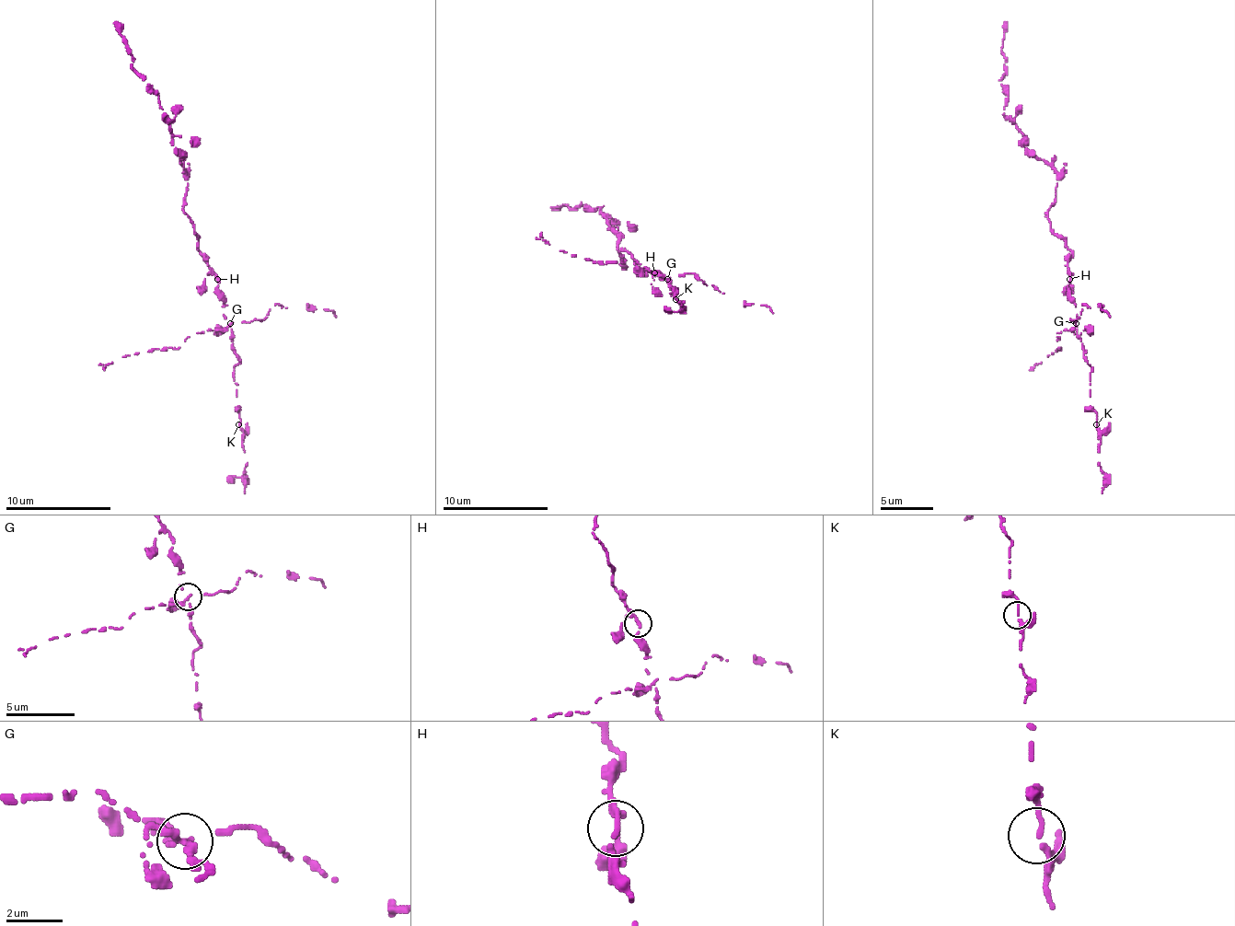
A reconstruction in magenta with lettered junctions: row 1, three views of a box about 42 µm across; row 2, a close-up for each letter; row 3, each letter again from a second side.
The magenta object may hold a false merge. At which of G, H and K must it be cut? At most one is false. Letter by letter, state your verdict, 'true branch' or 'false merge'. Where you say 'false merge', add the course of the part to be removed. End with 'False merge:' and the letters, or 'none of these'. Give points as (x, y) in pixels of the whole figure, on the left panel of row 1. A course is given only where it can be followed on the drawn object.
G: false merge; course (230, 324), (196, 332), (180, 348), (162, 348), (121, 356), (103, 369)
H: true branch
K: true branch
False merge: G

